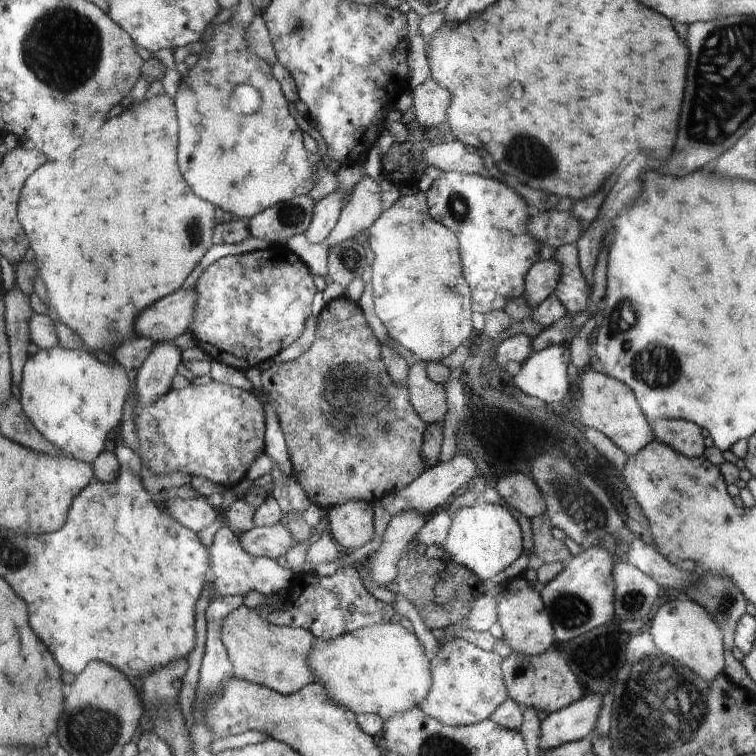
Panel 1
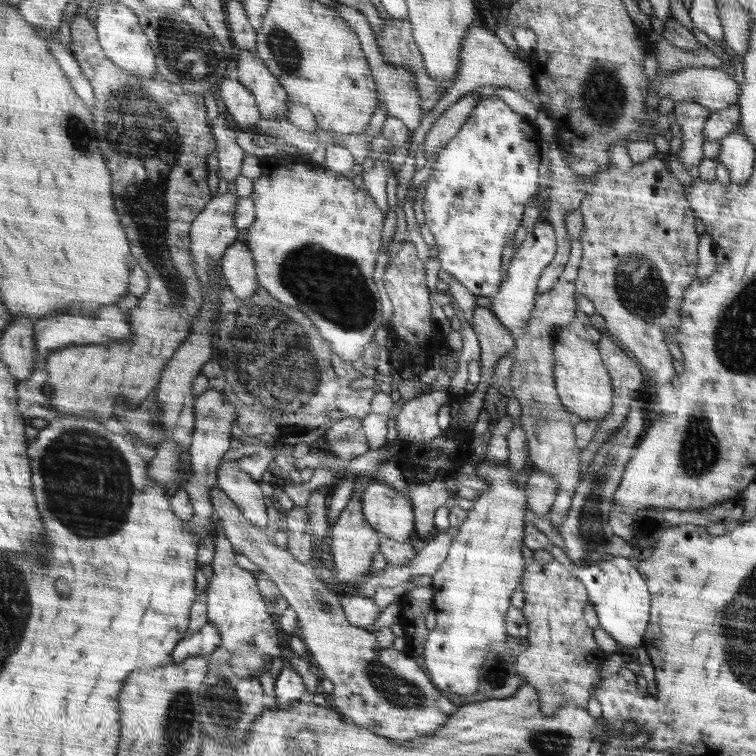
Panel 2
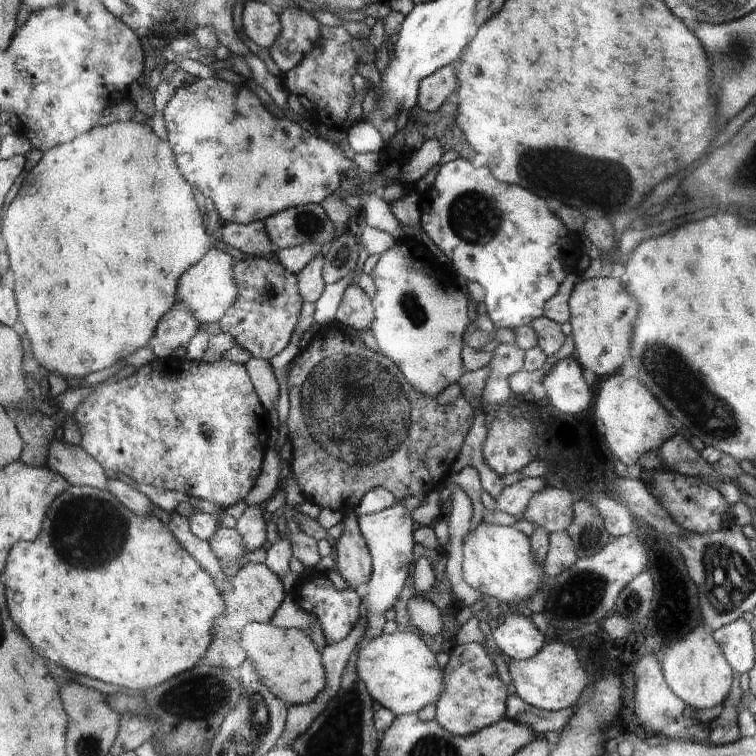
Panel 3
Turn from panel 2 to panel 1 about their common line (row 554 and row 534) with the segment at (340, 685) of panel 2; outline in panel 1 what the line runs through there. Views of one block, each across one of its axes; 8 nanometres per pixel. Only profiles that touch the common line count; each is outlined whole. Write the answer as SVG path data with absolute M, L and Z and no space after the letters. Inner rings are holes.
M286 525L253 527L240 535L240 544L248 554L269 558L285 556L297 542Z

